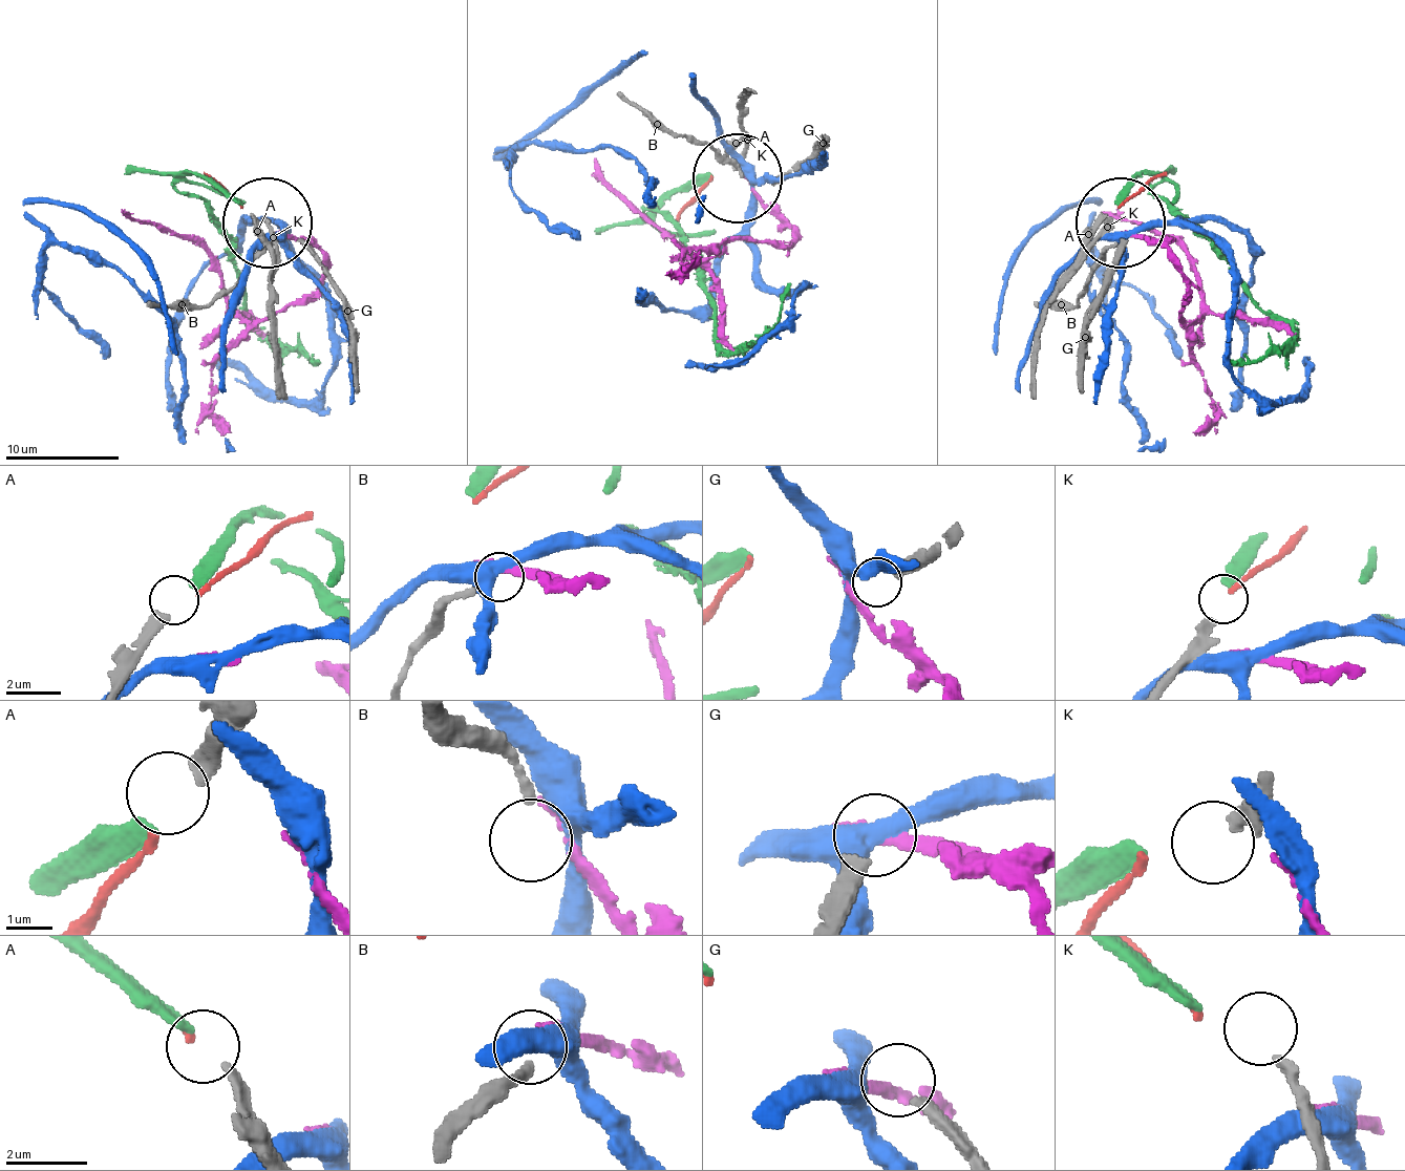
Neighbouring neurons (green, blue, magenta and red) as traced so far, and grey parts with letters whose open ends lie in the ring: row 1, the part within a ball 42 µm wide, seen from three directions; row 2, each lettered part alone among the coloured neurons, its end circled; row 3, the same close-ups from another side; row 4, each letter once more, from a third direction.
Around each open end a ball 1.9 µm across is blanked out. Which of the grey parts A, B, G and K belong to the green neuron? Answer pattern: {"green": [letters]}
{"green": ["A"]}

